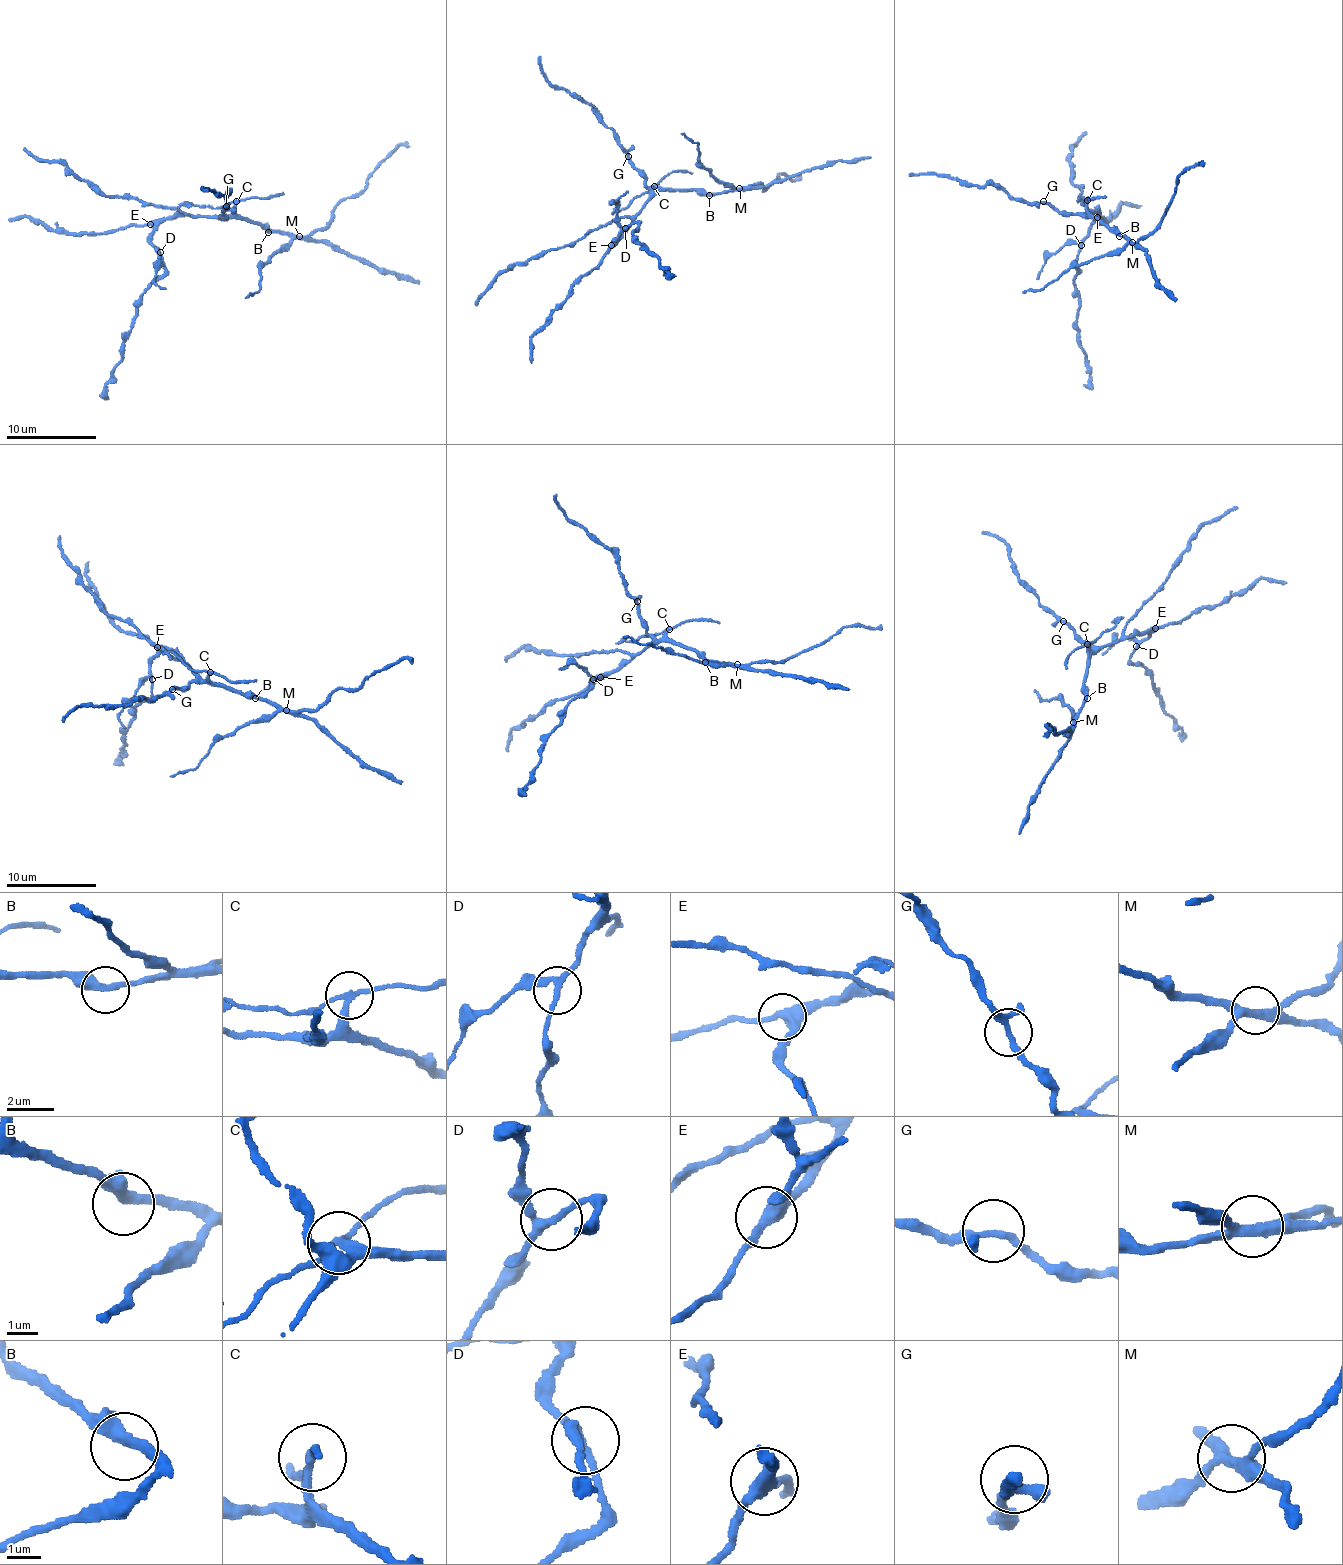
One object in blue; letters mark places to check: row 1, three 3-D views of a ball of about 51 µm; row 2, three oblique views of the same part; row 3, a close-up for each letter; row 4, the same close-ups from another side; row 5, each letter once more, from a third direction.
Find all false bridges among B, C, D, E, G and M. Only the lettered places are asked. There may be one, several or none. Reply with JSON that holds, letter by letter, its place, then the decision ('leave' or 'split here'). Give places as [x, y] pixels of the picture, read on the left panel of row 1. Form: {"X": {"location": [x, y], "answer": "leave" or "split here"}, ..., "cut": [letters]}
{"B": {"location": [268, 232], "answer": "leave"}, "C": {"location": [236, 201], "answer": "split here"}, "D": {"location": [160, 252], "answer": "leave"}, "E": {"location": [150, 224], "answer": "leave"}, "G": {"location": [226, 206], "answer": "leave"}, "M": {"location": [299, 236], "answer": "split here"}, "cut": ["C", "M"]}

